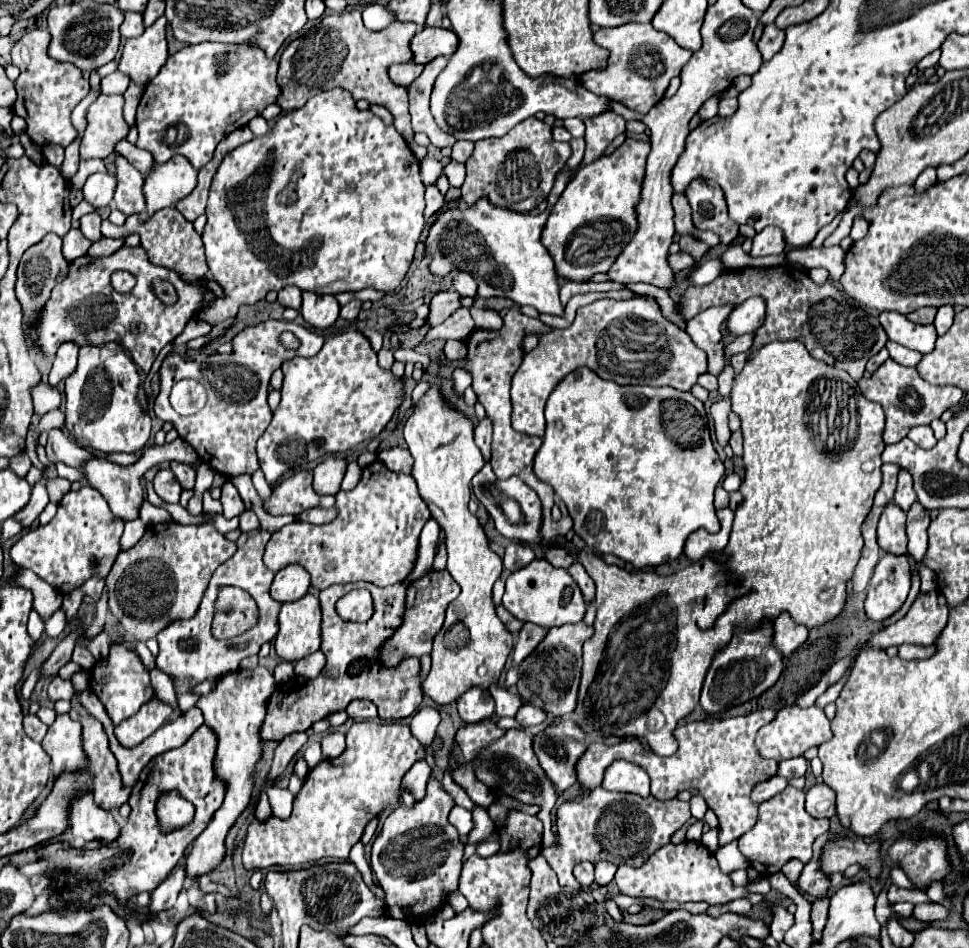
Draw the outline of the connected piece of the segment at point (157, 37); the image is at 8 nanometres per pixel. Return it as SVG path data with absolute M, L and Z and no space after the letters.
M161 16L139 38L131 38L125 42L123 56L119 60L119 70L129 74L133 82L137 84L151 82L167 62L169 52L167 52L165 26L167 20L165 16Z

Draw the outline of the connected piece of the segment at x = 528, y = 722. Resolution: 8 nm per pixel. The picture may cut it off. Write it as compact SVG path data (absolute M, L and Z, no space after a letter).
M525 704L525 706L521 706L521 710L519 710L519 714L515 718L519 720L521 726L533 726L533 724L541 724L547 718L547 712L539 710L539 708L531 706L531 704Z

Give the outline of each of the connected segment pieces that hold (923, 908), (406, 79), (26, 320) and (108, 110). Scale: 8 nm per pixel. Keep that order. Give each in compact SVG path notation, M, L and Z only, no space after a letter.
M925 902L925 904L919 904L913 912L915 918L919 920L925 920L925 922L933 922L933 920L947 920L947 908L941 906L941 904L933 904L933 902Z
M415 62L389 66L389 78L391 78L391 82L397 84L397 86L403 86L403 88L407 88L421 72L423 72L423 66L415 64Z
M47 234L47 238L43 238L43 242L31 246L19 264L19 272L17 272L17 300L21 304L23 310L23 324L25 328L29 328L41 314L47 298L51 296L51 290L55 284L59 284L63 278L67 278L69 274L69 262L65 260L63 252L61 252L61 238L55 234Z
M101 94L87 110L87 128L81 138L81 158L107 158L115 142L125 138L129 124L123 118L123 96Z

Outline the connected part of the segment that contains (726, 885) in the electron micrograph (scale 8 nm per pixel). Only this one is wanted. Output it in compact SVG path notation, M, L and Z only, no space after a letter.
M681 842L679 846L667 844L659 848L655 854L651 854L643 866L629 866L621 864L615 882L621 890L621 894L635 896L635 898L657 898L661 902L665 900L677 900L677 902L707 902L711 906L727 904L737 898L747 898L753 904L762 903L765 896L749 892L747 886L735 886L727 874L721 872L719 862L715 860L715 854L705 848L701 842Z

